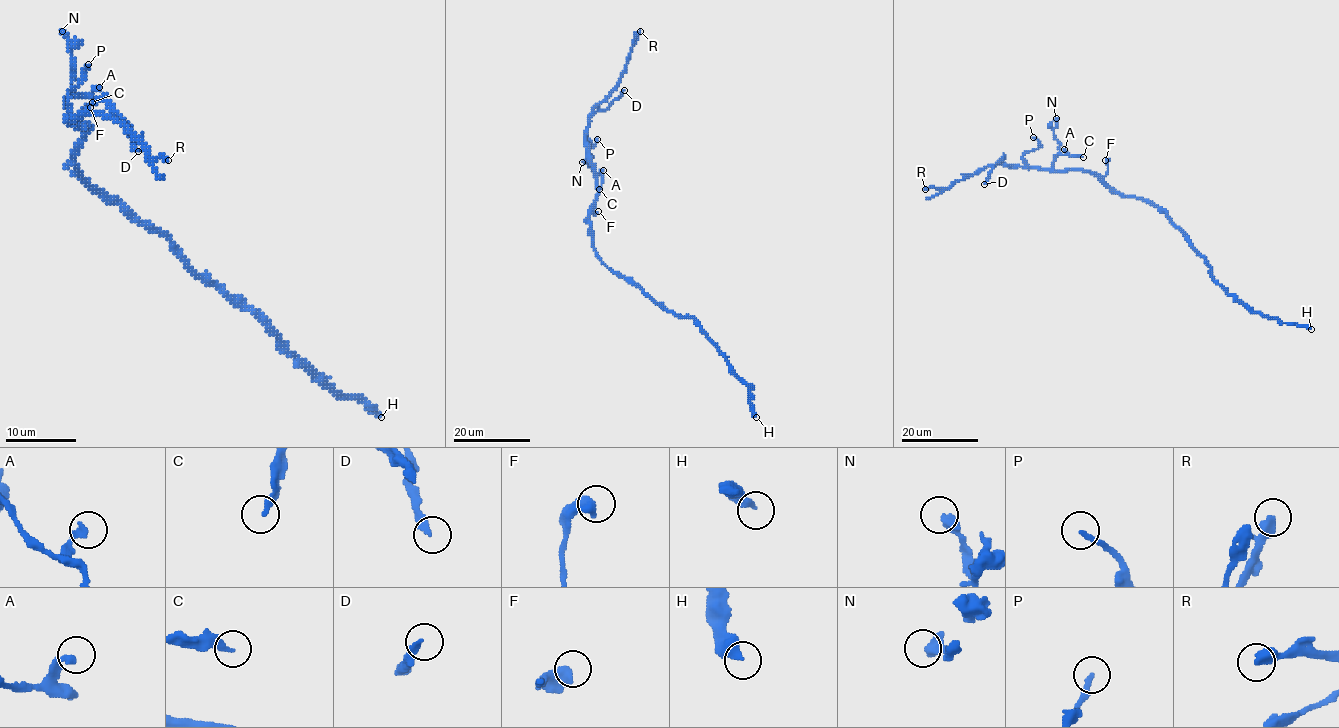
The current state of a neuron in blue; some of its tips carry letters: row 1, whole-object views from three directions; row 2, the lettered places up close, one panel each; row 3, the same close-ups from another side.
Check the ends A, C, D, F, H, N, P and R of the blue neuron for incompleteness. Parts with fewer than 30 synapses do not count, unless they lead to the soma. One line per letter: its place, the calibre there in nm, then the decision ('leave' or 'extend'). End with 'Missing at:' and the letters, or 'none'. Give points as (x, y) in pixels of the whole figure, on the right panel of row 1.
A: at (1064, 149); 240 nm thick; leave
C: at (1083, 157); 240 nm thick; leave
D: at (984, 184); 200 nm thick; leave
F: at (1105, 160); 500 nm thick; leave
H: at (1311, 329); 440 nm thick; leave
N: at (1056, 118); 400 nm thick; leave
P: at (1033, 137); 200 nm thick; extend
R: at (925, 189); 440 nm thick; leave
Missing at: P

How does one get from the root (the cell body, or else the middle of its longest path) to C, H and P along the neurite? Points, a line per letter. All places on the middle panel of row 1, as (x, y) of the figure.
C: (600, 258), (590, 221), (590, 206), (597, 195), (595, 169), (587, 158), (588, 165), (602, 176), (599, 189)
H: (600, 258), (655, 302), (695, 321), (723, 355), (730, 369), (748, 386), (751, 412), (756, 417)
P: (600, 258), (594, 247), (590, 221), (590, 206), (596, 199), (597, 188), (586, 129), (592, 145), (597, 139)

